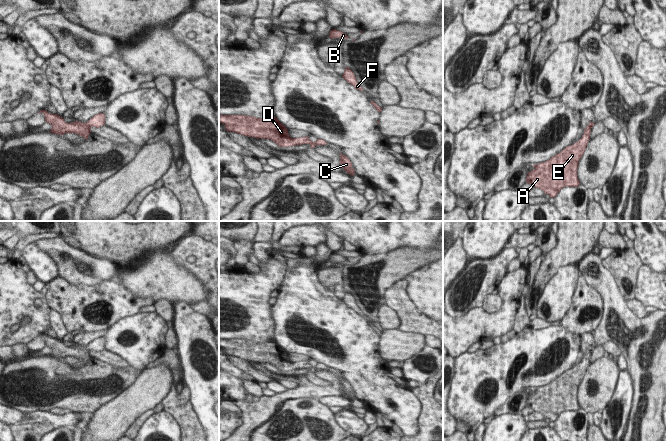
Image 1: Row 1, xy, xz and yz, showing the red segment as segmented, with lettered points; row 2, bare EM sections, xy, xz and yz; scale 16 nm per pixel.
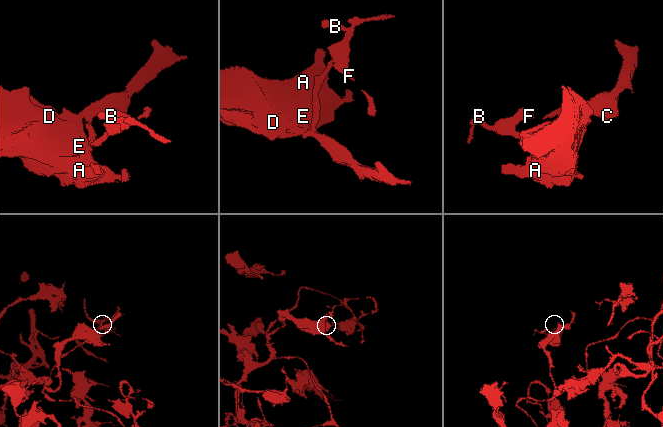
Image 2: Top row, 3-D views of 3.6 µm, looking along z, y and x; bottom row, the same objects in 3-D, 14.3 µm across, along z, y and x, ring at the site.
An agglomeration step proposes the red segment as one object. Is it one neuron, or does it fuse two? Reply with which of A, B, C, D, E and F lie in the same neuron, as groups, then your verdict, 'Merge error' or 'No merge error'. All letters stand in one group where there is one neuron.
Groups: A D E / B C F. Merge error.

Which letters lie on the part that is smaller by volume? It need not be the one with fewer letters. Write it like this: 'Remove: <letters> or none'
Remove: B, C, F

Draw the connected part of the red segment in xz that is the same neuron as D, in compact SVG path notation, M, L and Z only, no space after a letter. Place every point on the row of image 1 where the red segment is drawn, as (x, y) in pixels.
M219 115L226 131L257 139L270 139L281 147L311 144L309 137L291 138L288 129L276 117L257 118L246 115Z

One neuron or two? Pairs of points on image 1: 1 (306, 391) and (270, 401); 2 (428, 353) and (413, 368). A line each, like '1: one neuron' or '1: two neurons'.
1: one neuron
2: one neuron

